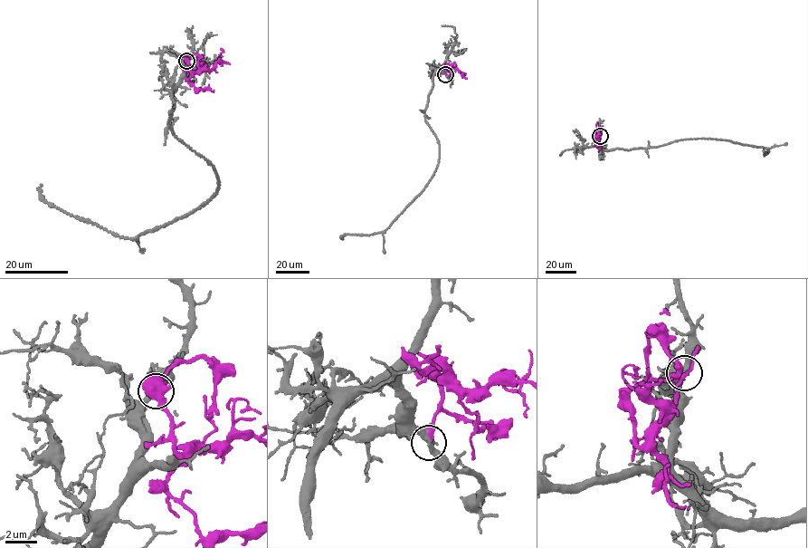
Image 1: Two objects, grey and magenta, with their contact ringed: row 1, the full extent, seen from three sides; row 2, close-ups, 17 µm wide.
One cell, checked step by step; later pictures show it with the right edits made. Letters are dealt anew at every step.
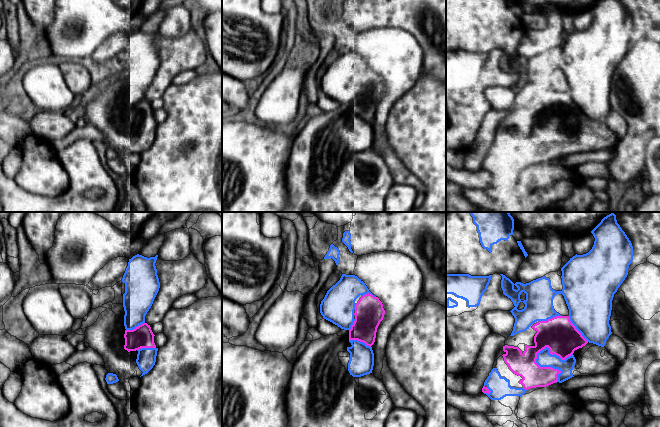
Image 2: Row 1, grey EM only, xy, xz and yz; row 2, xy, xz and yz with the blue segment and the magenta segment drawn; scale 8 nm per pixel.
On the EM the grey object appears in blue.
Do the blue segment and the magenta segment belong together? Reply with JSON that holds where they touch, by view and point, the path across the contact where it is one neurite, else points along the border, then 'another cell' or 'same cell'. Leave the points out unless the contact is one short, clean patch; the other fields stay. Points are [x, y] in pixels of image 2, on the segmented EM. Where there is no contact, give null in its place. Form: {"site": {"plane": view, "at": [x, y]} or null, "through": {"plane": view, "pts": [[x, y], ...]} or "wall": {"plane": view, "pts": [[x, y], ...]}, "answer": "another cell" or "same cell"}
{"site": {"plane": "yz", "at": [549, 352]}, "answer": "another cell"}

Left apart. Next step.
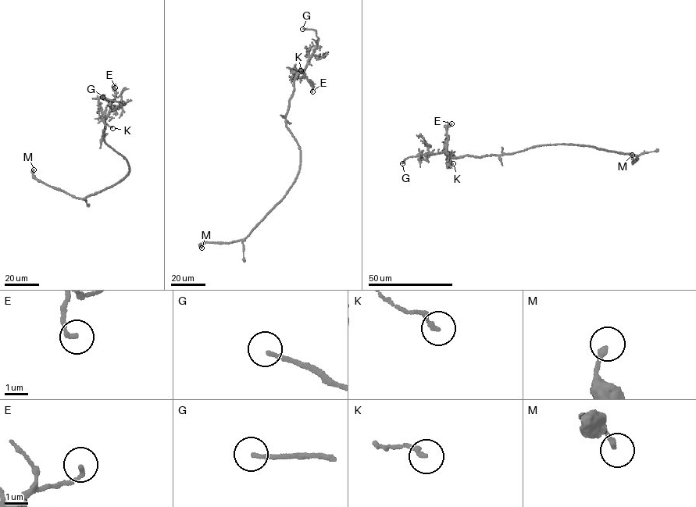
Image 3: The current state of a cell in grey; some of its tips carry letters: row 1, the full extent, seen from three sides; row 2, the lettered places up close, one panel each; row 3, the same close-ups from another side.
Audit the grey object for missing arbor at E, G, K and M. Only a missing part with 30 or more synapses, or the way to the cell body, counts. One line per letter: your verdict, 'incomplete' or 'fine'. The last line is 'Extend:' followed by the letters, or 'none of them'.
E: fine
G: incomplete
K: fine
M: fine
Extend: G

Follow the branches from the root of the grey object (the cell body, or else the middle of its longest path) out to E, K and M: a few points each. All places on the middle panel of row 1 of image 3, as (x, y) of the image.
E: (301, 155), (300, 147), (287, 126), (286, 119), (298, 73), (302, 72), (312, 82), (312, 91)
K: (301, 155), (300, 147), (287, 126), (286, 115), (294, 91), (296, 74), (294, 68), (301, 70)
M: (301, 155), (299, 170), (292, 186), (248, 235), (242, 240), (229, 243), (205, 241), (200, 245), (201, 248)

